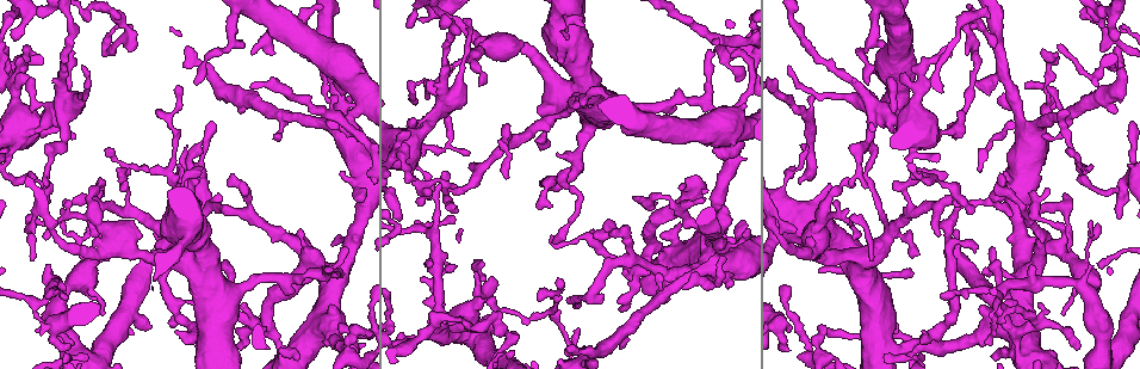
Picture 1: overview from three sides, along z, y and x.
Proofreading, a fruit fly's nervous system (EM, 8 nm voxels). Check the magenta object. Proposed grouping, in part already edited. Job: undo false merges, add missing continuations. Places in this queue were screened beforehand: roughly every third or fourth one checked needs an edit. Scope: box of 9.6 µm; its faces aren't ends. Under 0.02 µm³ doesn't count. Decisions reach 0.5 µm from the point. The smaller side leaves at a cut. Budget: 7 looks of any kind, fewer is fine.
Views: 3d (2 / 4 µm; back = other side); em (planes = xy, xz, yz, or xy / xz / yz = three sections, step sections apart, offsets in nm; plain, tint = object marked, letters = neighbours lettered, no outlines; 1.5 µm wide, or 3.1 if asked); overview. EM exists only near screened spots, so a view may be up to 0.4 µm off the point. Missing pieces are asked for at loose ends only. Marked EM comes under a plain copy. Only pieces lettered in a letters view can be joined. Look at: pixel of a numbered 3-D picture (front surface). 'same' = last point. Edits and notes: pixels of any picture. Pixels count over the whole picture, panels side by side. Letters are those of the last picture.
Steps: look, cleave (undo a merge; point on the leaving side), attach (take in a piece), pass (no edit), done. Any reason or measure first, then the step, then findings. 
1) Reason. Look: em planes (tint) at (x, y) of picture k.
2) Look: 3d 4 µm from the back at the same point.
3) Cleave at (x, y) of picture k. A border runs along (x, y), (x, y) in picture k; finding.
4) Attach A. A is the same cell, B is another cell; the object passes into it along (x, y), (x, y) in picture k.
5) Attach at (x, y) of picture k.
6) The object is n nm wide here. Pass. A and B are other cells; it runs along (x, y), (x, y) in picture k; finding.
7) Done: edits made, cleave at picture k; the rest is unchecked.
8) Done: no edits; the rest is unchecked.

Free end. Look: 3d 4 µm at (300, 229) of picture 1.

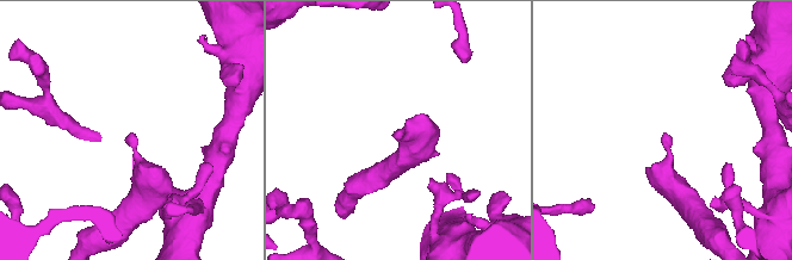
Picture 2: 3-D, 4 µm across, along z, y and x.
Now the EM. Look: em planes (letters) at (129, 136) of picture 2.

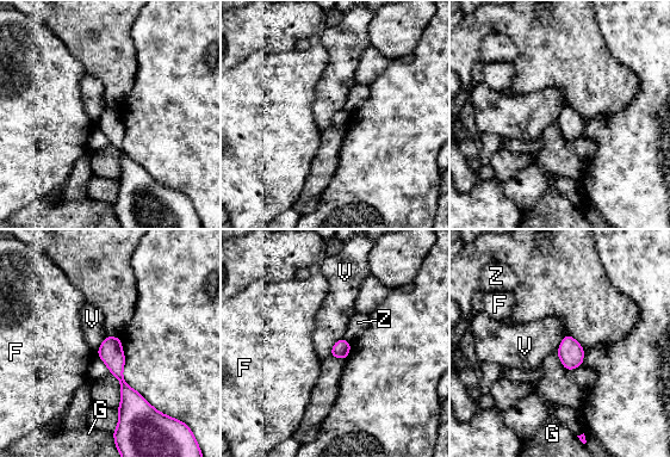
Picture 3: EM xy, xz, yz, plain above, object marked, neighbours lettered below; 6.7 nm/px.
Pass. F, G, V and Z are other cells; it runs along (109, 339), (125, 390), (124, 413) in picture 3; no lettered piece goes on from it.

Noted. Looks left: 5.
Free end. Look: 3d 2 µm from the back at (1075, 348) of picture 1.

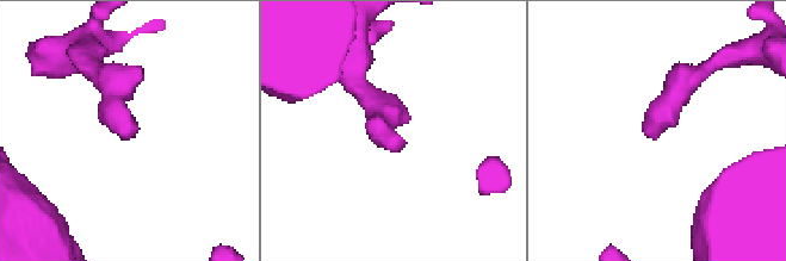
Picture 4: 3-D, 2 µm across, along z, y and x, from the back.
Look: em planes (letters) at (394, 140) of picture 4.

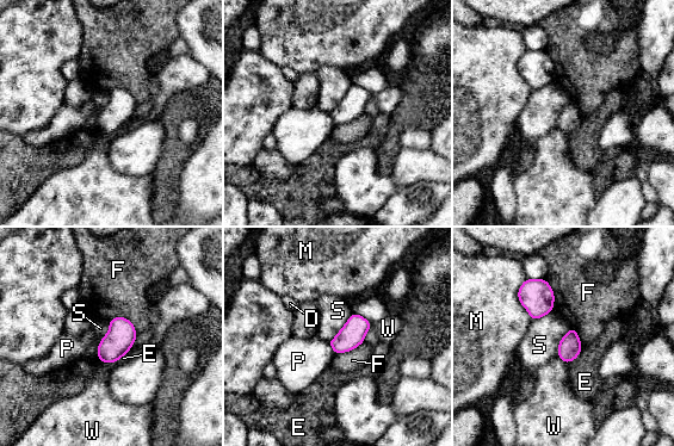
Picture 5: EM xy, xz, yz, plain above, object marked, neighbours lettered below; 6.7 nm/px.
Pass. D, E, F, M, P, S and W are other cells; no lettered piece goes on from it.

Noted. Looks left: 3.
Narrows sharply. Look: em planes (letters) at (1020, 350) of picture 1.

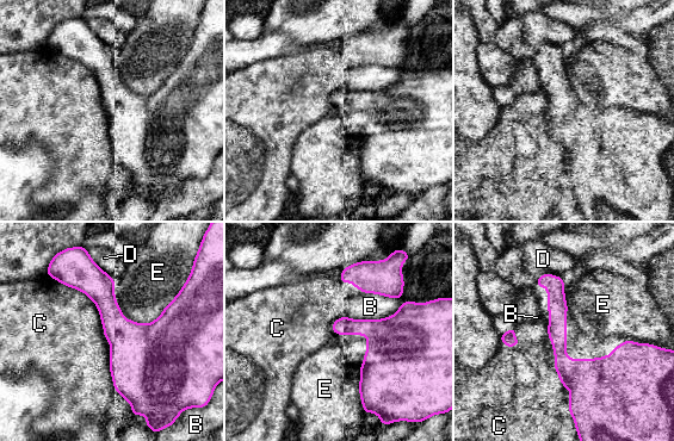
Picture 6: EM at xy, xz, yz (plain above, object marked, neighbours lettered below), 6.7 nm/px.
Pass. B, C, D and E are other cells; a border runs along (51, 278), (82, 291), (103, 325) in picture 6; continuous, no second neuron.

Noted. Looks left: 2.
Done: no edits; the rest is unchecked.

